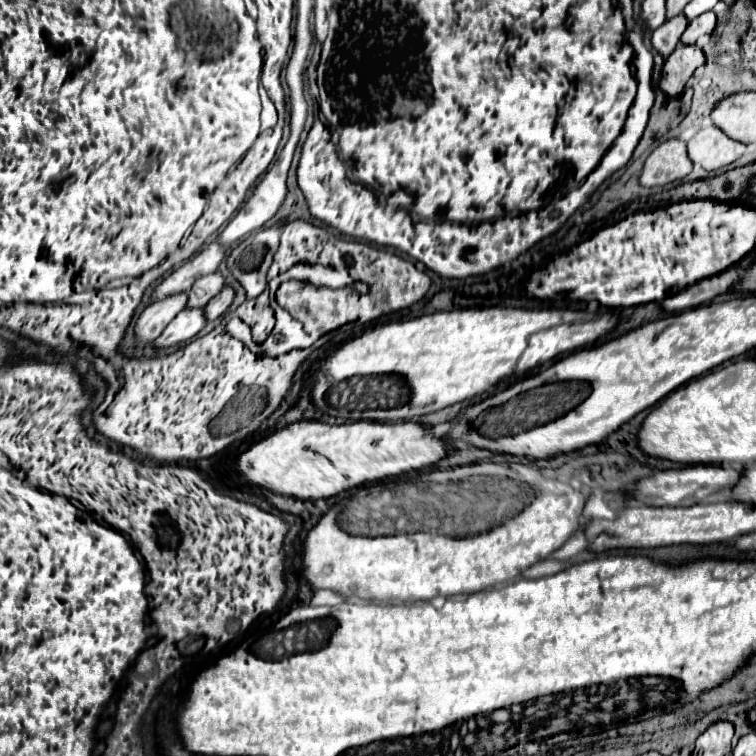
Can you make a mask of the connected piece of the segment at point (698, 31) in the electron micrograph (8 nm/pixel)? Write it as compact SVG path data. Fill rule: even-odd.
M713 10L697 16L695 20L689 22L687 30L685 30L683 36L681 36L681 42L683 42L683 44L693 44L693 40L697 42L701 36L711 34L711 32L715 30L715 22L717 22L717 16L715 16Z

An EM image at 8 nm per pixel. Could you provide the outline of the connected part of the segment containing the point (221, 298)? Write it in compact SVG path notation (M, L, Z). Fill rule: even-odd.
M223 286L223 290L217 296L213 296L211 302L207 302L207 306L205 306L207 320L221 318L227 312L227 308L231 306L233 298L235 298L235 290L231 286Z

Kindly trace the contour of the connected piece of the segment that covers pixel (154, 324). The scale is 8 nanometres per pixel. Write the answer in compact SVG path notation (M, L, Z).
M171 294L159 302L153 302L149 304L139 322L137 322L137 332L135 332L135 338L139 342L151 342L155 340L163 330L165 326L187 306L187 294Z

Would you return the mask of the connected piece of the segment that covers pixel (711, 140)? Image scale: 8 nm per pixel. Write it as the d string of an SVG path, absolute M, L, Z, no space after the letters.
M711 126L697 132L689 140L687 148L689 148L689 158L695 164L699 162L707 172L713 172L741 158L747 146L739 144L737 140L731 140L717 126Z

